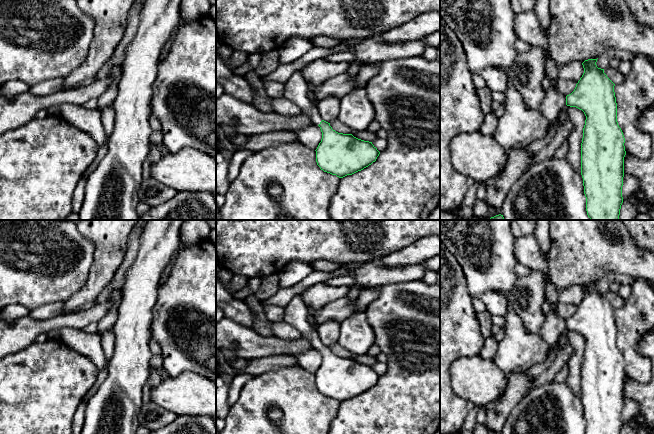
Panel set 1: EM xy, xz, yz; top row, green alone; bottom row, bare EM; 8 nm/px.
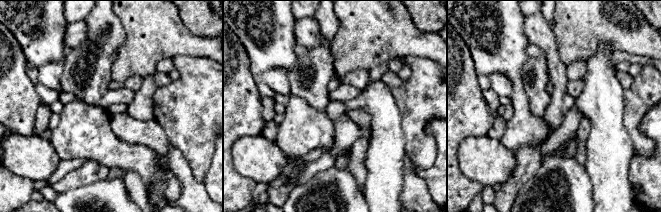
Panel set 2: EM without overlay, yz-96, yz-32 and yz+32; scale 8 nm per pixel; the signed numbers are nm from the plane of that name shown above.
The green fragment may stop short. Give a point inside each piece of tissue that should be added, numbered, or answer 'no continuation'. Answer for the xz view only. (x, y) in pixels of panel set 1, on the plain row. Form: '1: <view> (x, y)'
1: xz (296, 313)

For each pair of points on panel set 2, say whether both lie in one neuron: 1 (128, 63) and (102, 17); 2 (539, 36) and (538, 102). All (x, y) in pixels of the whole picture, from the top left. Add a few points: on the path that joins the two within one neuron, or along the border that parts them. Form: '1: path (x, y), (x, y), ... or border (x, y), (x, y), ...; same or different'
1: border (122, 24), (125, 41), (117, 50), (111, 69); different
2: border (543, 51), (547, 59), (549, 75); different

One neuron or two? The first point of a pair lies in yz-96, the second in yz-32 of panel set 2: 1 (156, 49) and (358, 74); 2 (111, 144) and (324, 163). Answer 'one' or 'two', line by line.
1: two
2: two

